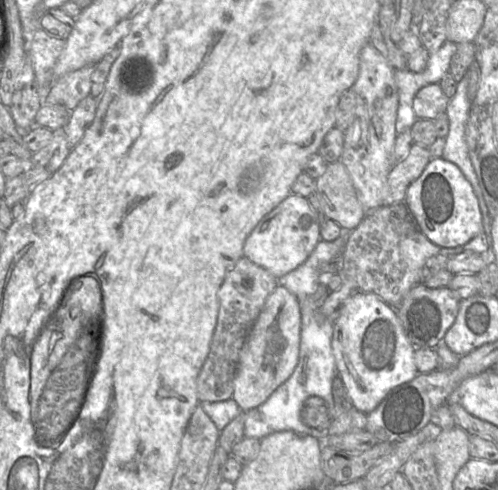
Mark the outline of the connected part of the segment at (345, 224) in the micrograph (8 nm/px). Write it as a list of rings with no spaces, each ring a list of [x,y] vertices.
[[[340,161],[328,164],[326,171],[316,180],[316,193],[324,216],[337,223],[343,233],[354,230],[366,213]]]

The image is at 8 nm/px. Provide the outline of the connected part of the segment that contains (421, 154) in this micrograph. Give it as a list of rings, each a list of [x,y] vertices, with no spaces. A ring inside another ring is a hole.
[[[413,144],[407,156],[395,163],[383,189],[383,206],[404,202],[407,188],[430,161],[428,148]]]

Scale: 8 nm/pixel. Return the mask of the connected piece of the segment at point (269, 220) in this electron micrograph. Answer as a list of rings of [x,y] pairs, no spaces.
[[[291,193],[265,215],[248,235],[243,256],[280,278],[303,264],[319,240],[319,223],[307,198]]]

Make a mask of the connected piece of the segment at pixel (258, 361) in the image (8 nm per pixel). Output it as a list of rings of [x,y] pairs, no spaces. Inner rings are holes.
[[[278,285],[250,329],[240,351],[232,398],[247,412],[263,404],[293,373],[299,358],[301,316],[297,297]]]

